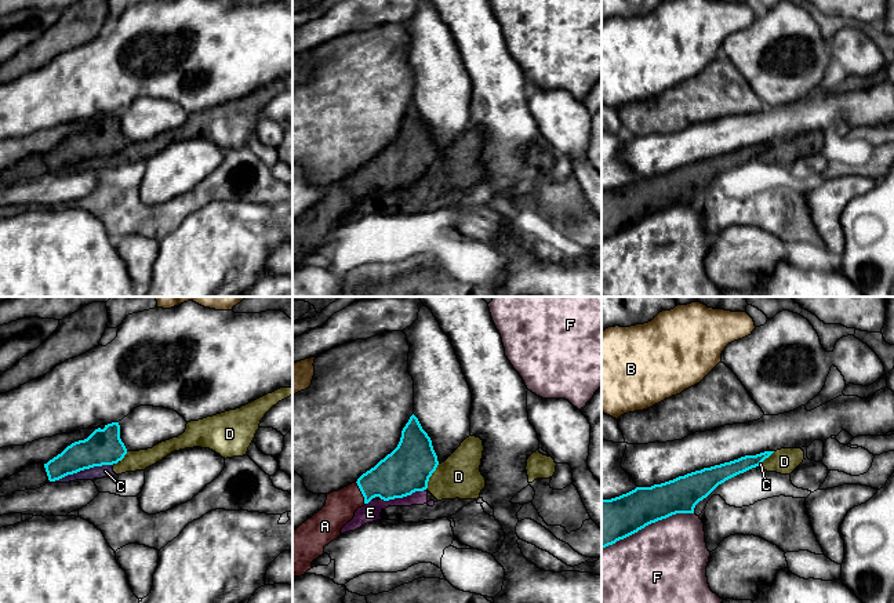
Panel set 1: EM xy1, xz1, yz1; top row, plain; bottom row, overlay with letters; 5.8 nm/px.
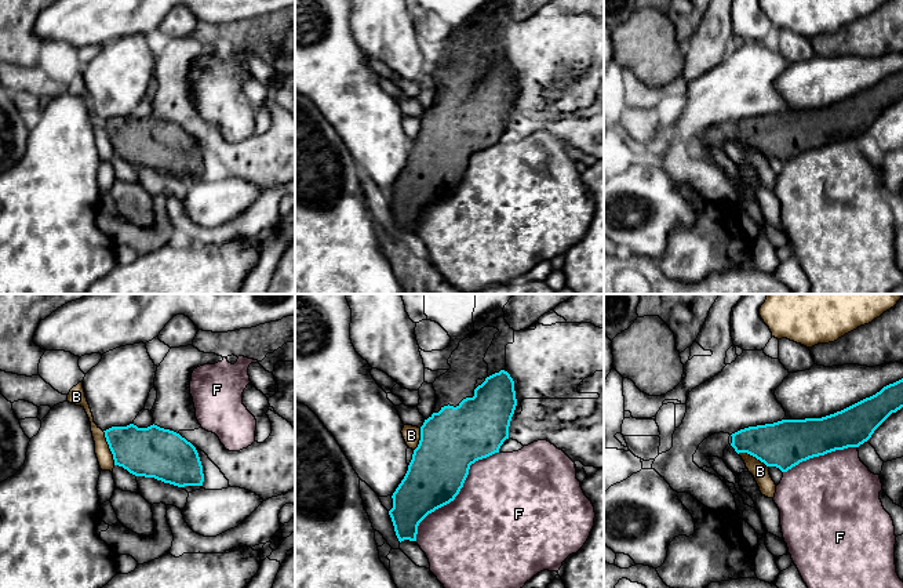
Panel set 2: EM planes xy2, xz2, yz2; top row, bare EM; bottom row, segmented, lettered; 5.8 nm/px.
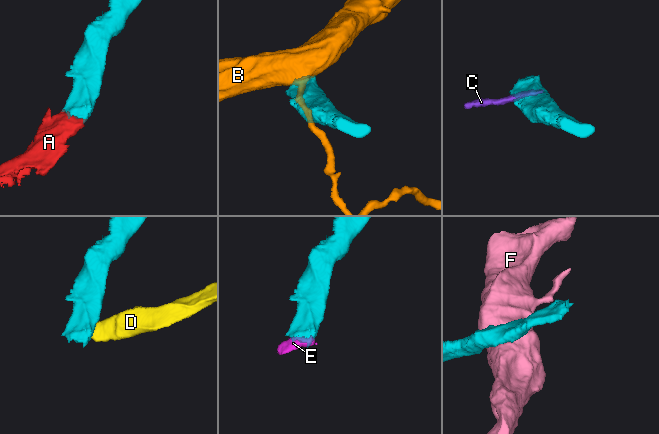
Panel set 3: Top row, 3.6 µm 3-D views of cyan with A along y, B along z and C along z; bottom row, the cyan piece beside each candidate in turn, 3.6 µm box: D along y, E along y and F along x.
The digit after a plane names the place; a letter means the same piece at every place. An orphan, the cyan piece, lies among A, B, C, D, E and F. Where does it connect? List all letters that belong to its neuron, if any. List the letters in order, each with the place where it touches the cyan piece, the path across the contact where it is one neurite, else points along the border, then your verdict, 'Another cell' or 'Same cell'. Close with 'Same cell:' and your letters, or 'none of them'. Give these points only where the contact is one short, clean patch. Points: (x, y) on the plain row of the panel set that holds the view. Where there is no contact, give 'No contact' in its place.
A: Touches cyan at xz1 (362, 184). Same cell
B: Touches cyan at xy2 (109, 138). Boundary: xy2 (102, 122), (115, 155). Another cell
C: Touches cyan at xy1 (83, 160). Another cell
D: Touches cyan at xz1 (431, 166). Boundary: xz1 (439, 155), (429, 169), (426, 178). Another cell
E: Touches cyan at xz1 (403, 186). Boundary: xz1 (425, 180), (402, 188), (381, 191). Another cell
F: Touches cyan at xz2 (458, 184). Another cell
Same cell: A

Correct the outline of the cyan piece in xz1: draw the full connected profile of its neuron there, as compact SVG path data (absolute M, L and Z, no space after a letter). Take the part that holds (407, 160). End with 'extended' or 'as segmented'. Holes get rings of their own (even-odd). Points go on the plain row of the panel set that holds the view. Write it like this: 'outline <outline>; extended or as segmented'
outline M413 105L401 121L397 138L374 159L363 164L355 174L327 185L324 197L292 222L292 269L313 259L316 250L324 246L324 237L341 226L342 218L350 212L355 203L374 190L395 190L428 179L428 172L439 156L432 131Z; extended

